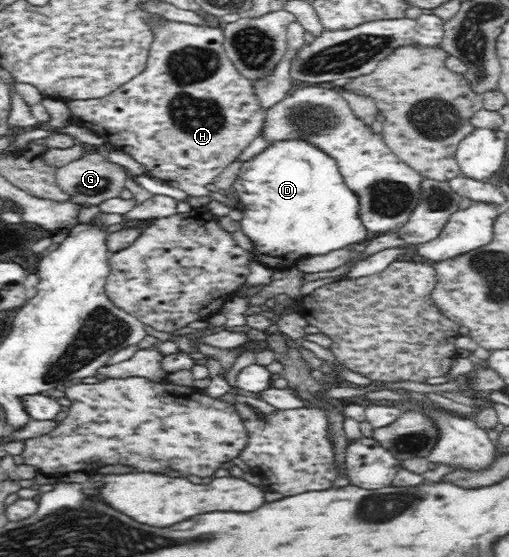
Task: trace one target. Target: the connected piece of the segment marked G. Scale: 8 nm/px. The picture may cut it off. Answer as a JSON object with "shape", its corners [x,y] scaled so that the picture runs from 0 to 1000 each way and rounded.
{"shape":[[[185,269],[163,278],[159,285],[112,302],[108,318],[112,332],[143,352],[143,363],[179,370],[234,352],[244,339],[244,329],[257,321],[257,312],[242,298],[220,293],[208,273]]]}

